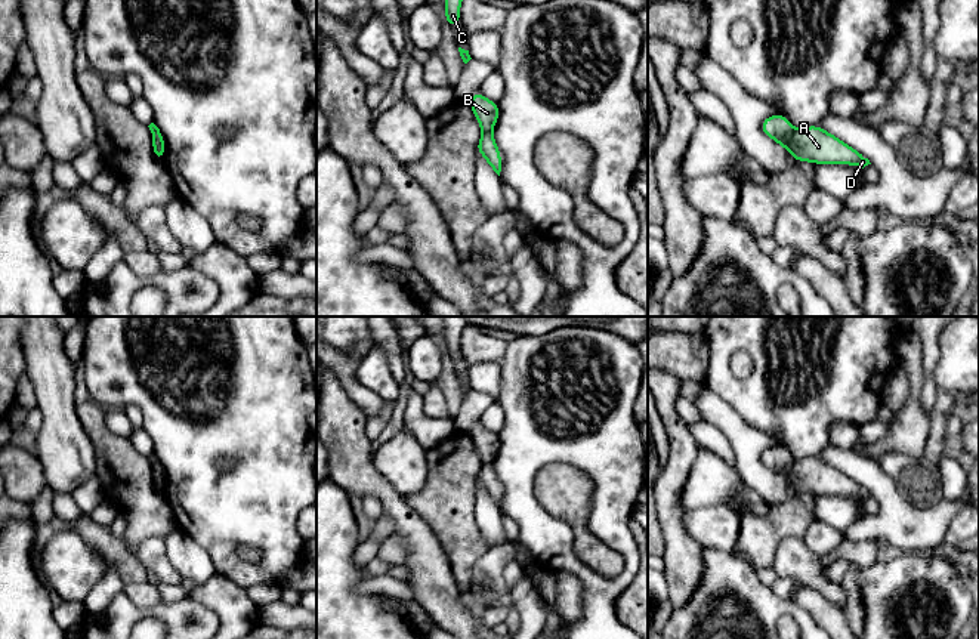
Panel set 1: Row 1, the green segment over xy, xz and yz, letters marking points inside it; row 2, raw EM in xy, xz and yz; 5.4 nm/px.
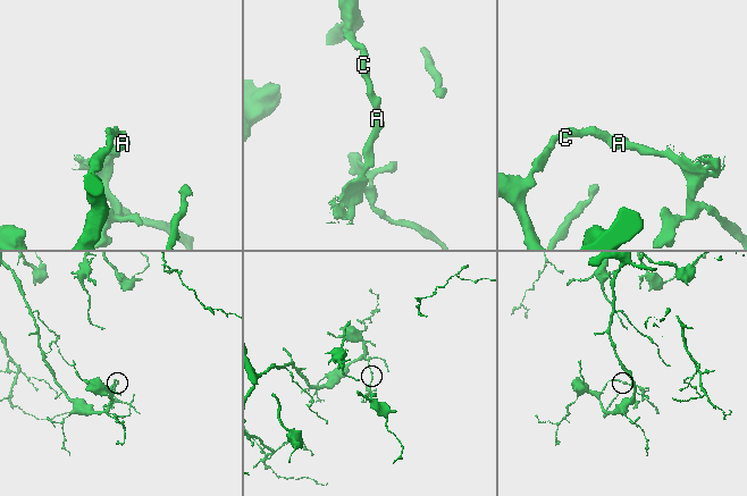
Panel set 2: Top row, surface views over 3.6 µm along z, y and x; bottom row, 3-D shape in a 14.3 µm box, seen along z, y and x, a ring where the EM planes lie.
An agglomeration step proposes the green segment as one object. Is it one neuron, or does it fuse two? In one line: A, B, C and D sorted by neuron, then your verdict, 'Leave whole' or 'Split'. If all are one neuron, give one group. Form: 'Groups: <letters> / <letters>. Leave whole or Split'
Groups: A D / B C. Split

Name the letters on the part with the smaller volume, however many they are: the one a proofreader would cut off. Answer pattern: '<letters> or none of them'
A, D

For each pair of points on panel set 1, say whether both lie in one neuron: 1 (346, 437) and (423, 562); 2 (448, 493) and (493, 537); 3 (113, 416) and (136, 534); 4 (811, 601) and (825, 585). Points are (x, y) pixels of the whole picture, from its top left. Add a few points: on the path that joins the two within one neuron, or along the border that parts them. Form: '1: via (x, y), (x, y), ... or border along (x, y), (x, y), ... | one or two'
1: via (358, 468), (392, 502), (414, 531) | one
2: border along (475, 484), (475, 522), (488, 548) | two
3: border along (105, 410), (105, 425), (113, 432), (130, 440) | two
4: border along (800, 585), (815, 587), (839, 607) | two

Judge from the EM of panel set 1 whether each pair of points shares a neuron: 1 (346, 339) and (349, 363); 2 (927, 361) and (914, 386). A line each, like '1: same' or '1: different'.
1: different
2: different

